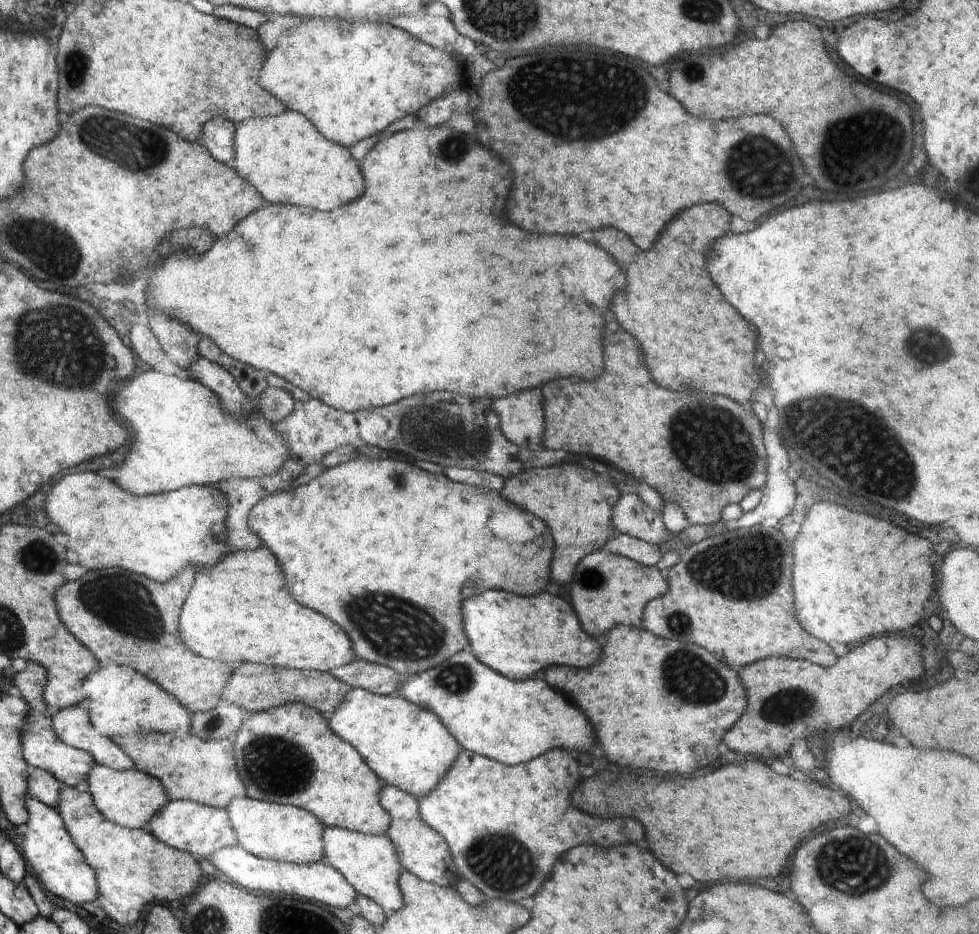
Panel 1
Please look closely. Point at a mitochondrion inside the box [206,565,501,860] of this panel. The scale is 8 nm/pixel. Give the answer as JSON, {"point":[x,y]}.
{"point":[392,630]}

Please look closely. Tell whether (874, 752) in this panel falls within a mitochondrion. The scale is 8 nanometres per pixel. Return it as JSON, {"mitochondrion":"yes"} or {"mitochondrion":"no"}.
{"mitochondrion":"no"}

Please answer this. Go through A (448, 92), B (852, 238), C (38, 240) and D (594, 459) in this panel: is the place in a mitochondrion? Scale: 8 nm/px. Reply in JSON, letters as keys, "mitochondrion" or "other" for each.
{"A":"other","B":"other","C":"mitochondrion","D":"other"}

